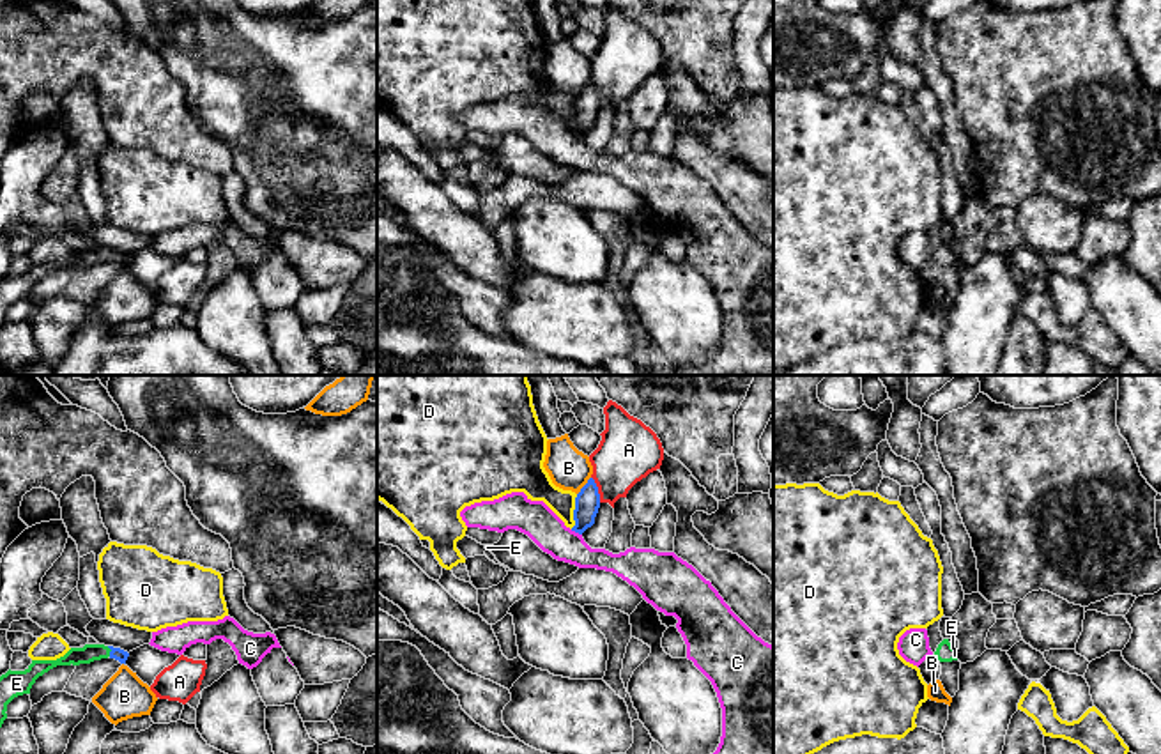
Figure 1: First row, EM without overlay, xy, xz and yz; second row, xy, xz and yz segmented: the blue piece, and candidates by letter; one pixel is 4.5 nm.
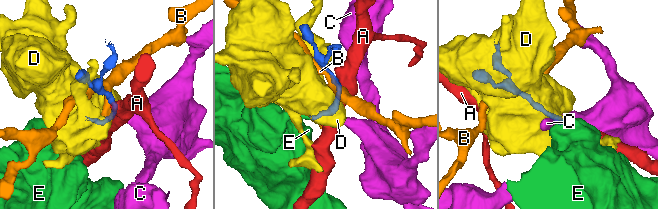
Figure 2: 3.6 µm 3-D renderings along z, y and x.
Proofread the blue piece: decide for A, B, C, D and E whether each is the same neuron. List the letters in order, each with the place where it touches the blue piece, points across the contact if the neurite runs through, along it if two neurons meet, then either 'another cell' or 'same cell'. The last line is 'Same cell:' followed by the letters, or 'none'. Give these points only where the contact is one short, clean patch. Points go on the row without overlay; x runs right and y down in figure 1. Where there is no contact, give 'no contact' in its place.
A: meets blue in xz at (597, 92); another cell
B: meets blue in xz at (584, 89); another cell
C: meets blue in xz at (576, 135); border along xz (570, 133), (581, 138); another cell
D: meets blue in xz at (574, 115); another cell
E: meets blue in xy at (110, 255); runs through xy (117, 257), (110, 255), (89, 255); same cell
Same cell: E

